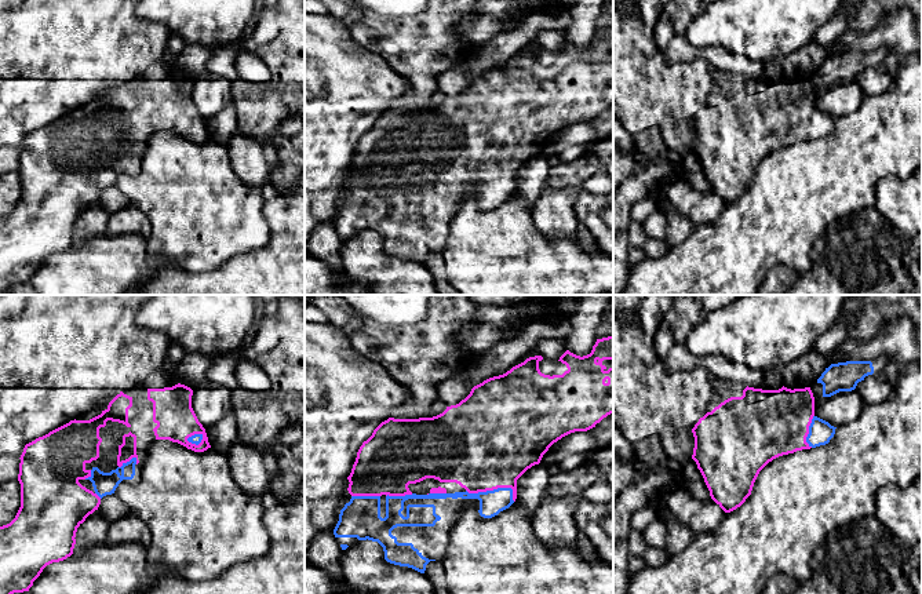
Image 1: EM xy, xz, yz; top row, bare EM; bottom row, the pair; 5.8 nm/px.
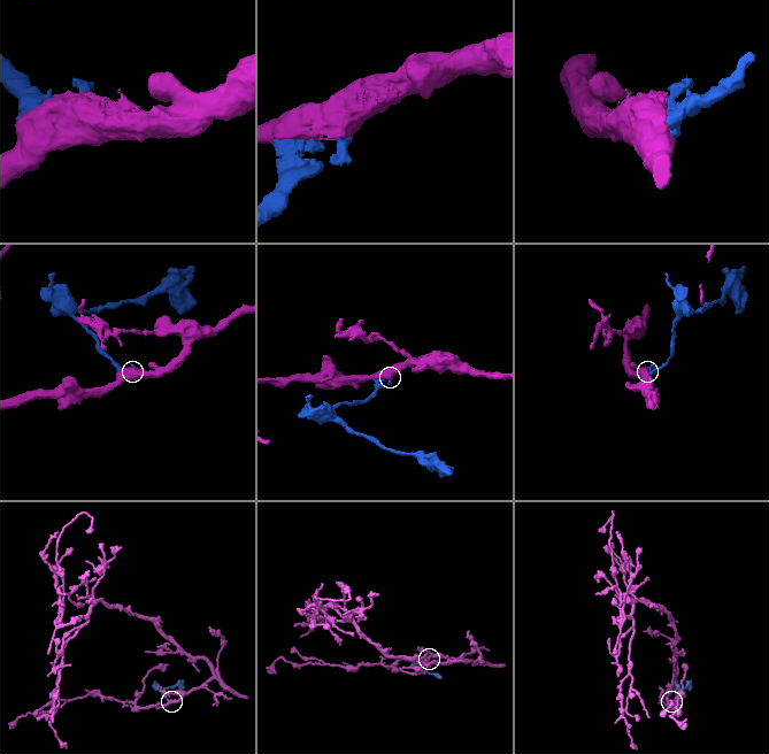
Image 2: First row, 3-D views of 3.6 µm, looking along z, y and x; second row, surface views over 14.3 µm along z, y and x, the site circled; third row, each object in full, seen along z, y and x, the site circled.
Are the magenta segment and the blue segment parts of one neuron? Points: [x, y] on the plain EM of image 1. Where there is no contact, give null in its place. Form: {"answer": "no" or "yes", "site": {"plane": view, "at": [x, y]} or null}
{"answer": "yes", "site": {"plane": "xz", "at": [495, 179]}}

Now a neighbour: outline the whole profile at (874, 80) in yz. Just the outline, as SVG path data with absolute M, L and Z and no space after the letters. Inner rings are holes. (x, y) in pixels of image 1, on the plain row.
M882 65L868 66L857 74L856 81L865 96L881 95L893 84L894 76Z

